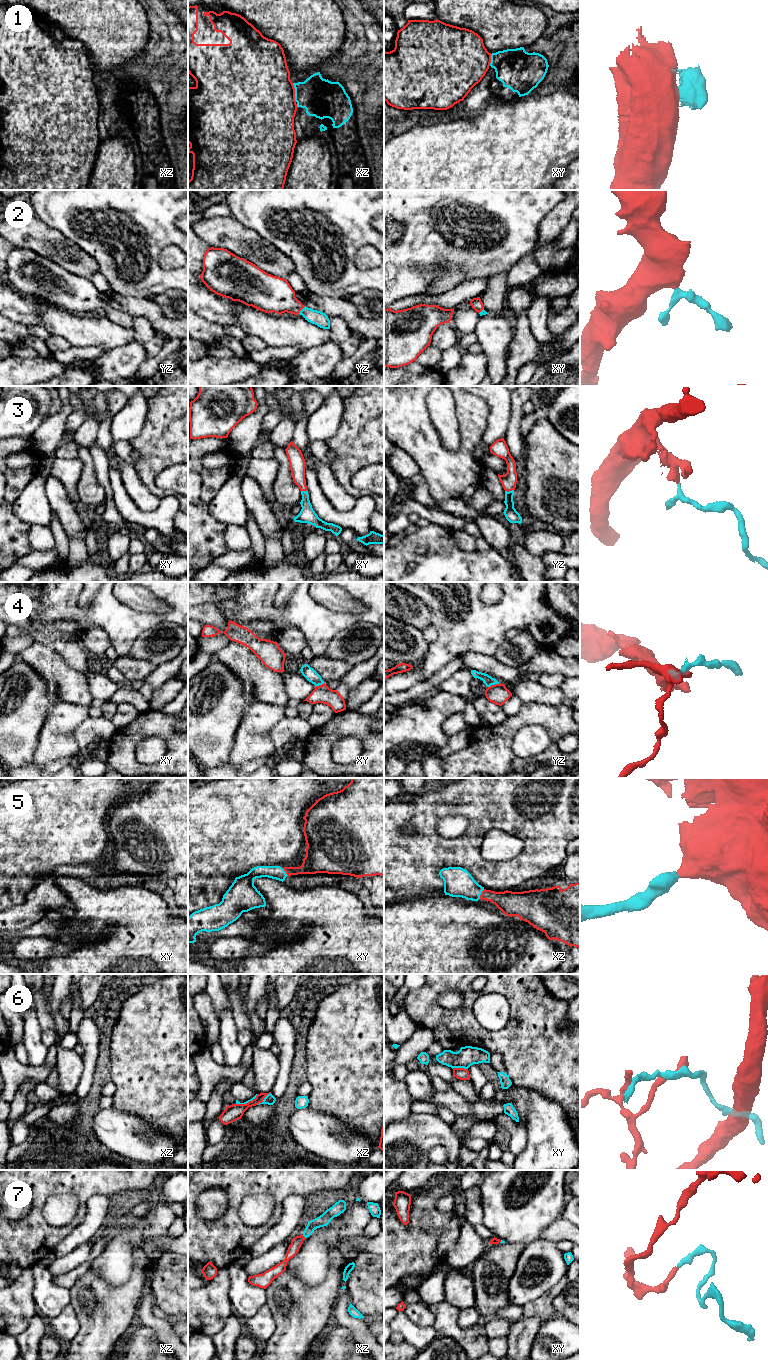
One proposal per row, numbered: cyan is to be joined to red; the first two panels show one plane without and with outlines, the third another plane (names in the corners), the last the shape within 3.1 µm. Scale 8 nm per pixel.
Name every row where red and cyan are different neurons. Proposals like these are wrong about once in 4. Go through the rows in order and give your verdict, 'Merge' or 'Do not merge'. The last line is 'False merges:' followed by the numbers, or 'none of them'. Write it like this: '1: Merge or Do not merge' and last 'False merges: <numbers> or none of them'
1: Do not merge
2: Merge
3: Merge
4: Do not merge
5: Merge
6: Do not merge
7: Merge
False merges: 1, 4, 6

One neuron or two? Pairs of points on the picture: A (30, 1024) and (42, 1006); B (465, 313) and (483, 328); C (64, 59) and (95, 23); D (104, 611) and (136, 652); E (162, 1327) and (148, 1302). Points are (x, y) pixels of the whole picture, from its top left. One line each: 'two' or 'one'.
A: two
B: two
C: two
D: two
E: one

